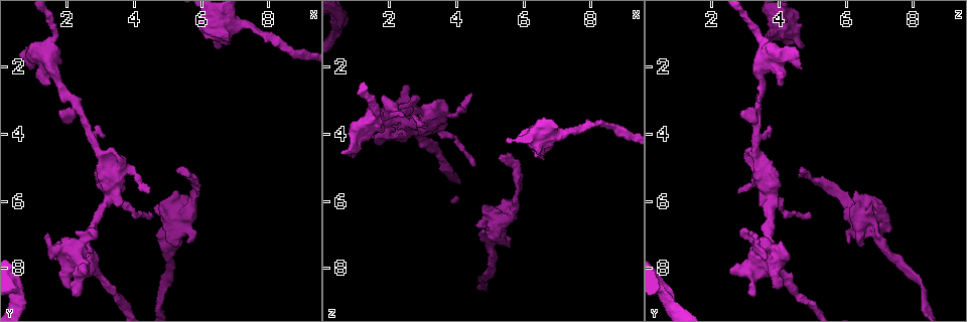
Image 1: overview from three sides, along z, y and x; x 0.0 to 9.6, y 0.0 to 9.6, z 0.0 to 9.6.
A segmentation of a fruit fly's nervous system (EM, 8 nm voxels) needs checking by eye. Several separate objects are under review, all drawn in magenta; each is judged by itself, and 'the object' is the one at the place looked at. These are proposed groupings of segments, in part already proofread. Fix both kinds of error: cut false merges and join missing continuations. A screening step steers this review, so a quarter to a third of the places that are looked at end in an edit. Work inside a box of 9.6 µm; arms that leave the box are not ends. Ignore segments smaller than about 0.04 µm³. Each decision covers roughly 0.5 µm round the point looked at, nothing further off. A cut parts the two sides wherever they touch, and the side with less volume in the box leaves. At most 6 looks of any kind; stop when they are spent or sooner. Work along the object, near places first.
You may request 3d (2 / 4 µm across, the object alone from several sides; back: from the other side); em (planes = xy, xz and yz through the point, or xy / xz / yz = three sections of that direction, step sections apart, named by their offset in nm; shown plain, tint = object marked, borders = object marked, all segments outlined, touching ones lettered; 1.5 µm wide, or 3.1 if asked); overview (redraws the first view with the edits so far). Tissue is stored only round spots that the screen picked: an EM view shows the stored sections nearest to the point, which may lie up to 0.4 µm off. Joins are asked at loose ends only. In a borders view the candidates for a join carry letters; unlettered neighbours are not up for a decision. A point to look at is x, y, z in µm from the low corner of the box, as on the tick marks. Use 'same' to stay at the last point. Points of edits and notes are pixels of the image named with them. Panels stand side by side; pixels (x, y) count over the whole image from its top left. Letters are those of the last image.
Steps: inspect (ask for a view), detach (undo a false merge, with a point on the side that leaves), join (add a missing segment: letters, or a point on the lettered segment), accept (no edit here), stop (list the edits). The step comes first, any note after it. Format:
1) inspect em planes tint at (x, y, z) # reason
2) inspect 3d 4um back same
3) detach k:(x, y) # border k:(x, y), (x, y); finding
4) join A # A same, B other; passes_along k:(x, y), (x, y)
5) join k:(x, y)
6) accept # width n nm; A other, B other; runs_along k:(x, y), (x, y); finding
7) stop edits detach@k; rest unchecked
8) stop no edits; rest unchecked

inspect em planes tint at (1.45, 7.00, 3.30) # an open end

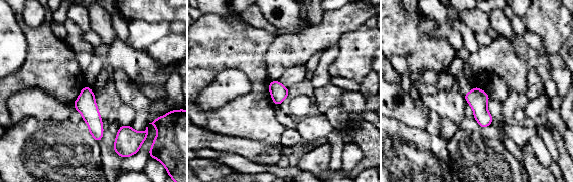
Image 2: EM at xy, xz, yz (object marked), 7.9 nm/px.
inspect em planes borders same

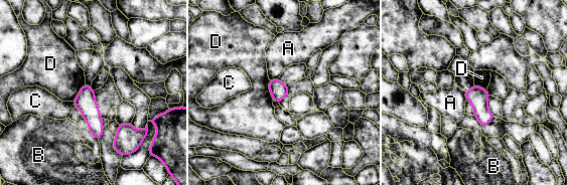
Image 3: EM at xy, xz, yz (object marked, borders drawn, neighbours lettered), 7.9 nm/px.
accept # A other, B other, C other, D other; no lettered segment goes on from it

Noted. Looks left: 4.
inspect em xz step 8 borders at (1.80, 3.50, 2.95) # free end

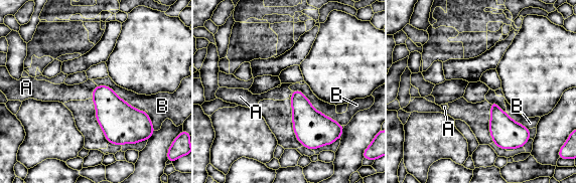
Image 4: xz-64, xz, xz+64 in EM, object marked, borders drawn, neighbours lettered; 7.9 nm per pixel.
inspect em planes borders same

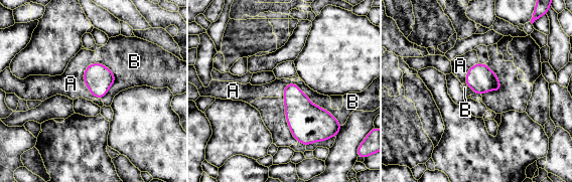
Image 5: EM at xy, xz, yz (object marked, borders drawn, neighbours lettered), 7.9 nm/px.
accept # width 200 nm; A other, B other; border 5:(94, 62), (84, 81), (96, 97); none of them fits

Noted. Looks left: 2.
inspect em xz step 8 borders at (5.20, 5.05, 4.75) # free end

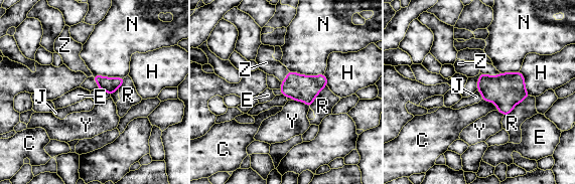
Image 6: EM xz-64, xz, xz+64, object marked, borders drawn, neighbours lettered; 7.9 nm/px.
inspect em planes borders same

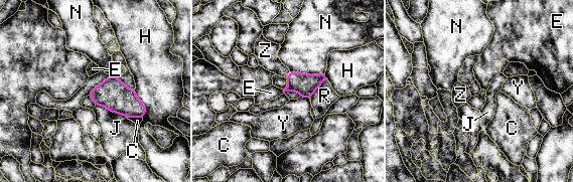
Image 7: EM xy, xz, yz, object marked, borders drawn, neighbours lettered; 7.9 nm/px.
join Z # width 110 nm; C other, E other, H other, J other, N other, R other, Y other, Z same; passes_along 7:(305, 84), (288, 75), (266, 53); it goes on there

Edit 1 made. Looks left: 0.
stop edits join@7; rest unchecked

